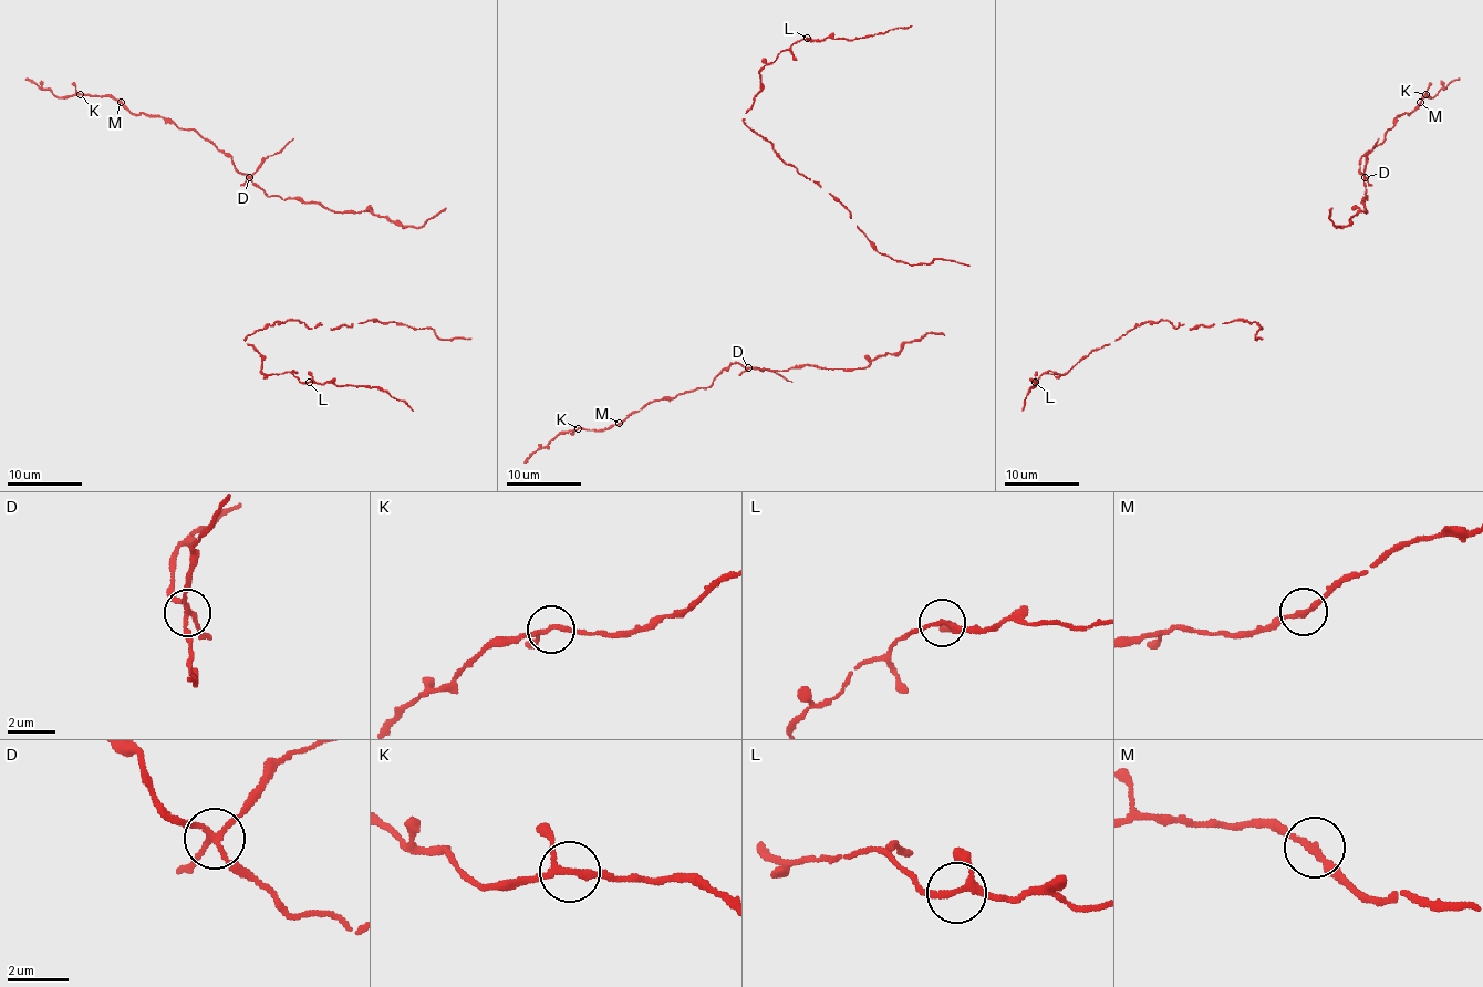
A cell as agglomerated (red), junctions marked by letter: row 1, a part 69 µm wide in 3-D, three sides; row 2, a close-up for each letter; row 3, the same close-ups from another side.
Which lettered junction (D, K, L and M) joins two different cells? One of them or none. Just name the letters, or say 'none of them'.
D

